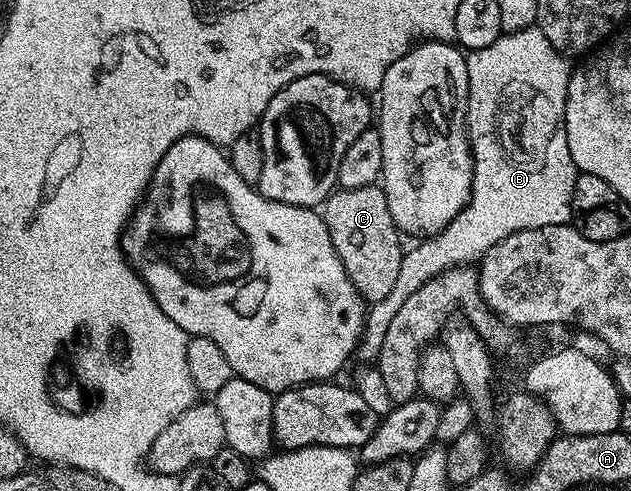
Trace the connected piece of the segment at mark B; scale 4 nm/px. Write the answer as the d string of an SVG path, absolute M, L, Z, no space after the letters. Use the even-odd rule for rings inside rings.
M536 26L532 28L525 28L522 31L504 33L490 46L483 48L472 49L467 55L467 76L468 76L468 134L469 144L473 156L473 176L472 176L472 194L468 200L467 206L463 208L448 223L444 230L435 236L422 239L415 248L409 247L402 253L399 264L399 275L395 281L395 287L387 294L387 298L383 298L377 304L372 305L365 313L365 330L361 333L361 344L367 342L376 342L376 344L383 344L383 338L387 338L387 326L391 326L391 321L394 320L395 314L399 314L405 302L415 291L419 290L420 286L426 285L439 273L445 272L449 268L462 267L470 265L475 261L481 259L482 256L495 244L495 242L502 241L503 238L509 237L519 230L538 229L539 226L551 226L567 224L572 221L573 215L573 196L574 184L578 178L578 170L574 166L574 160L570 156L570 151L566 148L565 138L565 106L567 96L567 86L570 82L570 74L572 67L568 65L568 60L562 53L558 52L556 48L551 46L551 42L547 41L547 36L543 34L541 28Z

